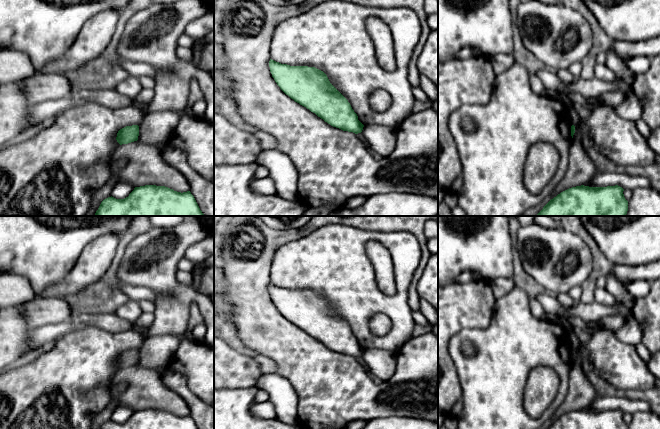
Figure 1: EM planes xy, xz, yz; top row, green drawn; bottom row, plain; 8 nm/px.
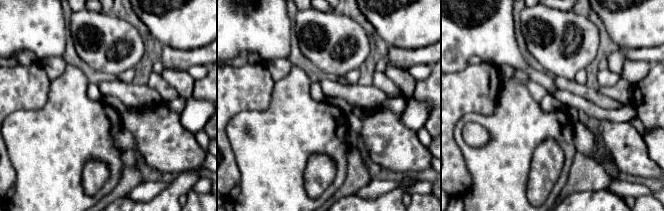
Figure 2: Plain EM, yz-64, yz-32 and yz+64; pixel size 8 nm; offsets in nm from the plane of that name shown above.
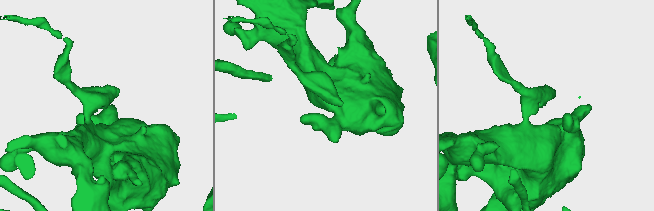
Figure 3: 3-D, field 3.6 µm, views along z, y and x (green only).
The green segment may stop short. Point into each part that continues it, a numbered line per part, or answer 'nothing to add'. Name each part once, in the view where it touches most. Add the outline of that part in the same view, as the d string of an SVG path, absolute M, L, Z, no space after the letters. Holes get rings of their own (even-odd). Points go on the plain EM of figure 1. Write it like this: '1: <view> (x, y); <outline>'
nothing to add

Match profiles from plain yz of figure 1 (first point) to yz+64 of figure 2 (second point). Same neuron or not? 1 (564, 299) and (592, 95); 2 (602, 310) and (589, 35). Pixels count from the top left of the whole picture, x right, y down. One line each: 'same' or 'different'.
1: same
2: different

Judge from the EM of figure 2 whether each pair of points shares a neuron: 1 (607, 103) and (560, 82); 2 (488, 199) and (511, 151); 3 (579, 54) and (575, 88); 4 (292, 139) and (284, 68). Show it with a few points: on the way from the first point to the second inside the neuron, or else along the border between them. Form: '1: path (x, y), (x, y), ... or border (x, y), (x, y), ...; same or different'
1: path (595, 97), (572, 86); same
2: path (498, 187), (499, 170), (504, 163); same
3: border (553, 76), (562, 76), (573, 80); different
4: border (293, 66), (275, 82); different

